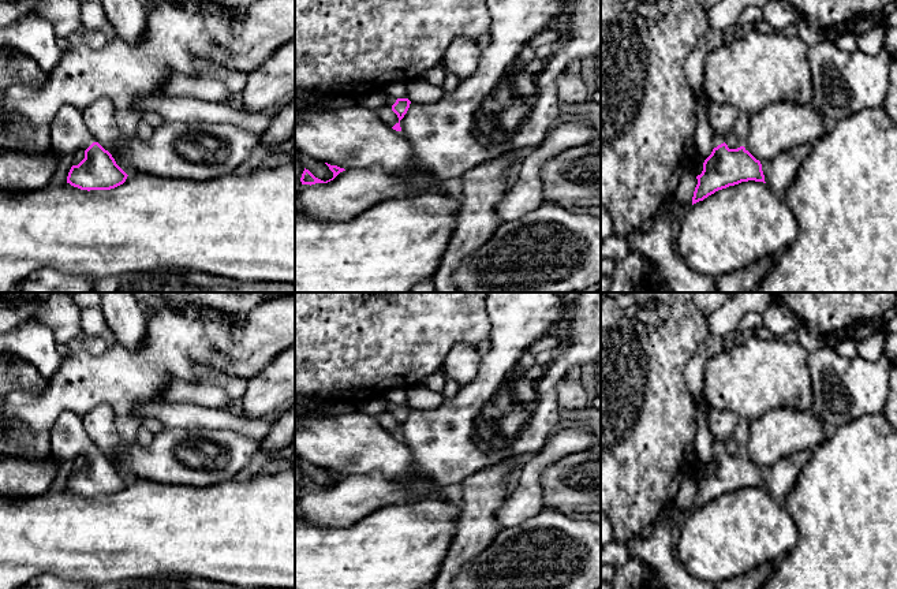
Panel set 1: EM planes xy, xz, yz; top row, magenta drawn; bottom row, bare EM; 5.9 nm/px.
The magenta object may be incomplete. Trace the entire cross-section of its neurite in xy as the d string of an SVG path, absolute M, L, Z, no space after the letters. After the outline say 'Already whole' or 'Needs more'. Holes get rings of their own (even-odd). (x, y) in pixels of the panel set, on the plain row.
M63 411L53 424L51 454L60 462L85 458L85 465L72 471L67 482L67 489L81 496L111 496L123 491L128 482L112 461L94 447L82 417L72 411Z. Needs more

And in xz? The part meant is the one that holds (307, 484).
M325 469L325 470L333 478L333 484L332 485L324 488L324 487L315 484L309 476L304 474L304 477L302 480L302 484L300 484L302 491L310 491L311 492L311 491L315 491L315 489L328 489L328 488L333 487L340 478L345 477L344 474L340 474L337 471L330 471L328 469Z. Already whole

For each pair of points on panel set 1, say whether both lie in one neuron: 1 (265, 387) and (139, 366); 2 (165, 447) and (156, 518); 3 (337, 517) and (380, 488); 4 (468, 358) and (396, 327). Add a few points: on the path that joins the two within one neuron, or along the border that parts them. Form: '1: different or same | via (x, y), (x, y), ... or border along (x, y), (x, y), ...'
1: different | border along (272, 360), (257, 373), (245, 379)
2: different | border along (129, 480), (149, 478), (191, 487)
3: same | via (348, 506), (358, 496), (369, 494)
4: different | border along (475, 346), (456, 343), (448, 353), (441, 369)

